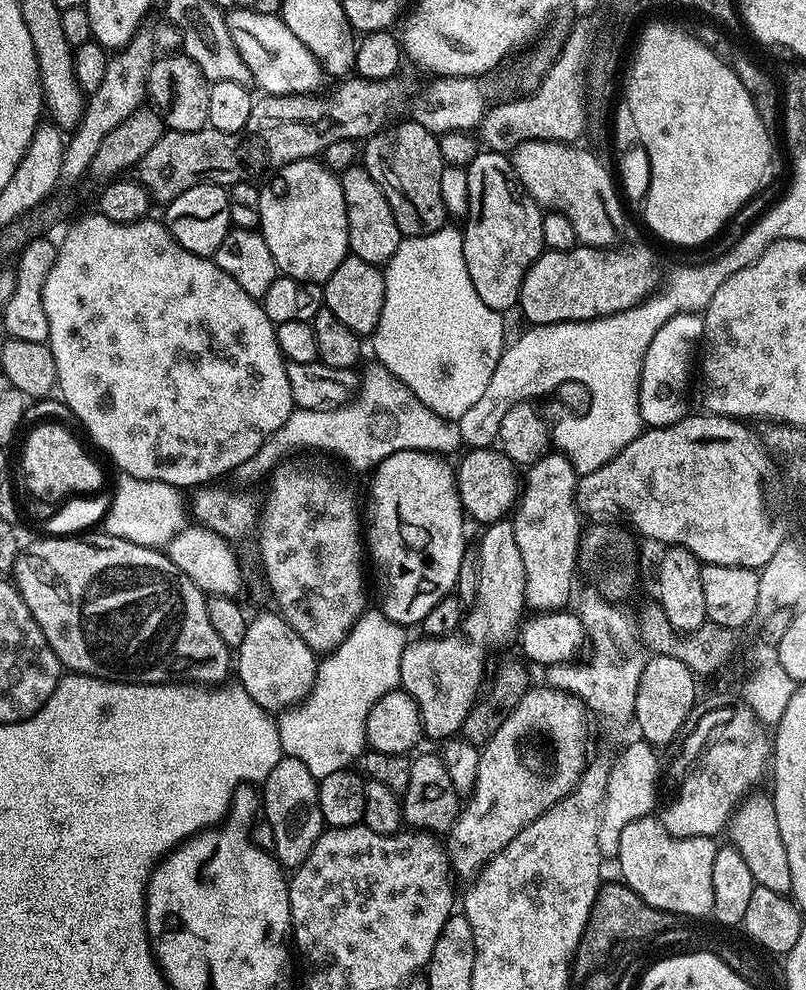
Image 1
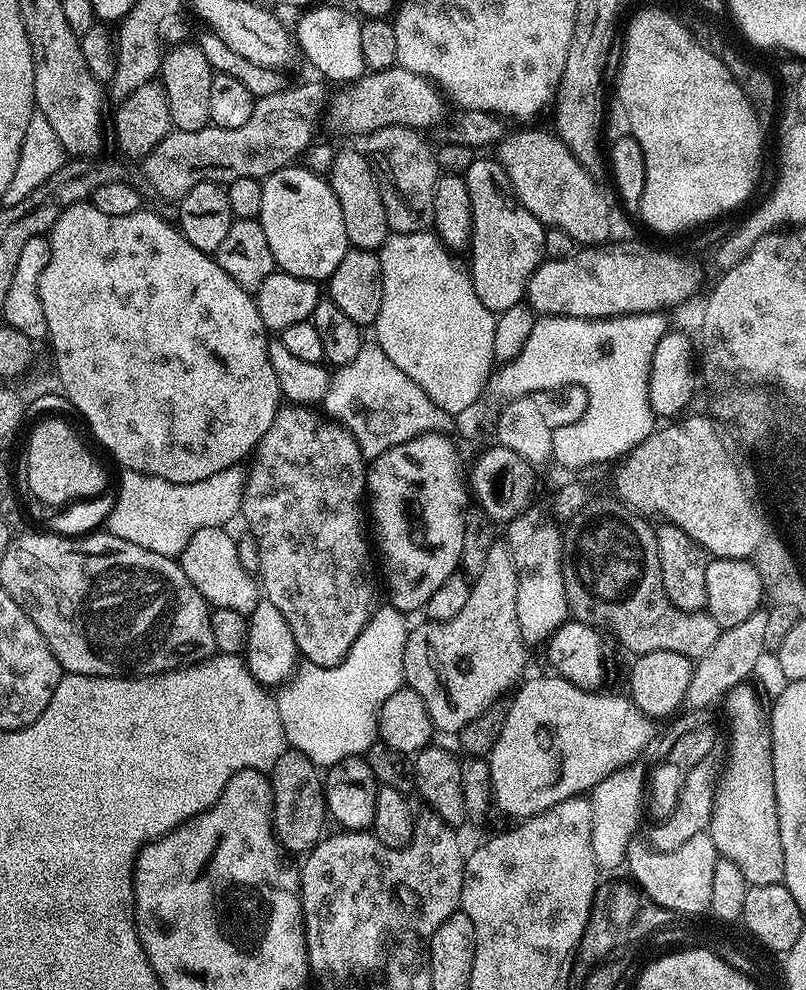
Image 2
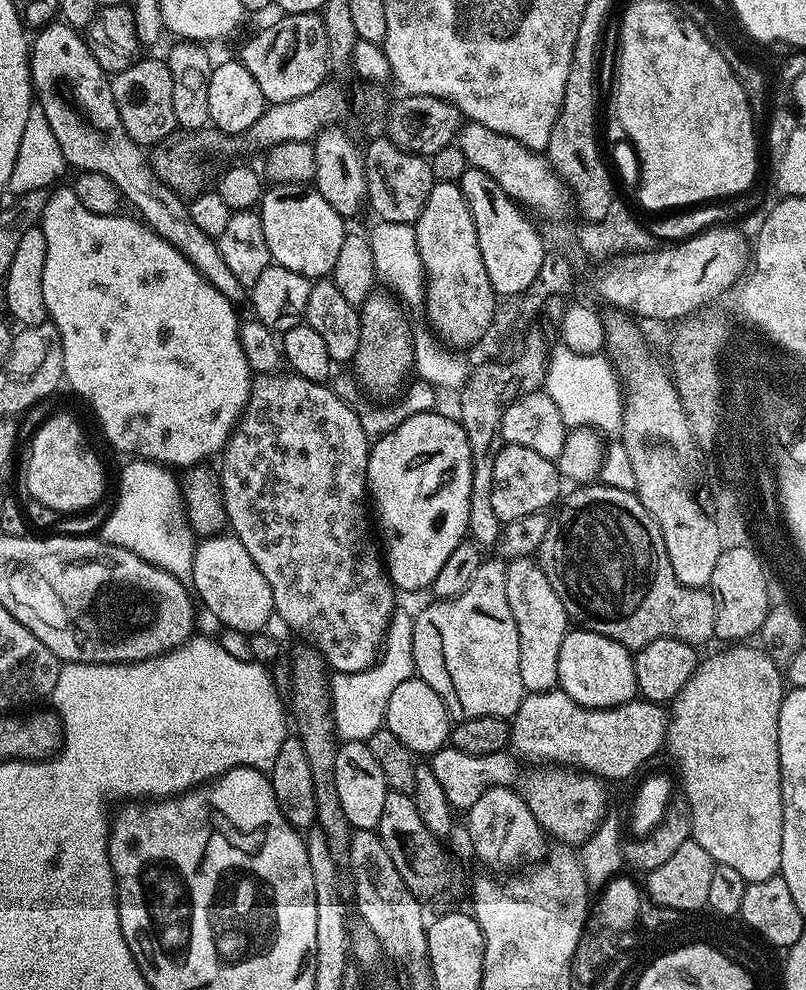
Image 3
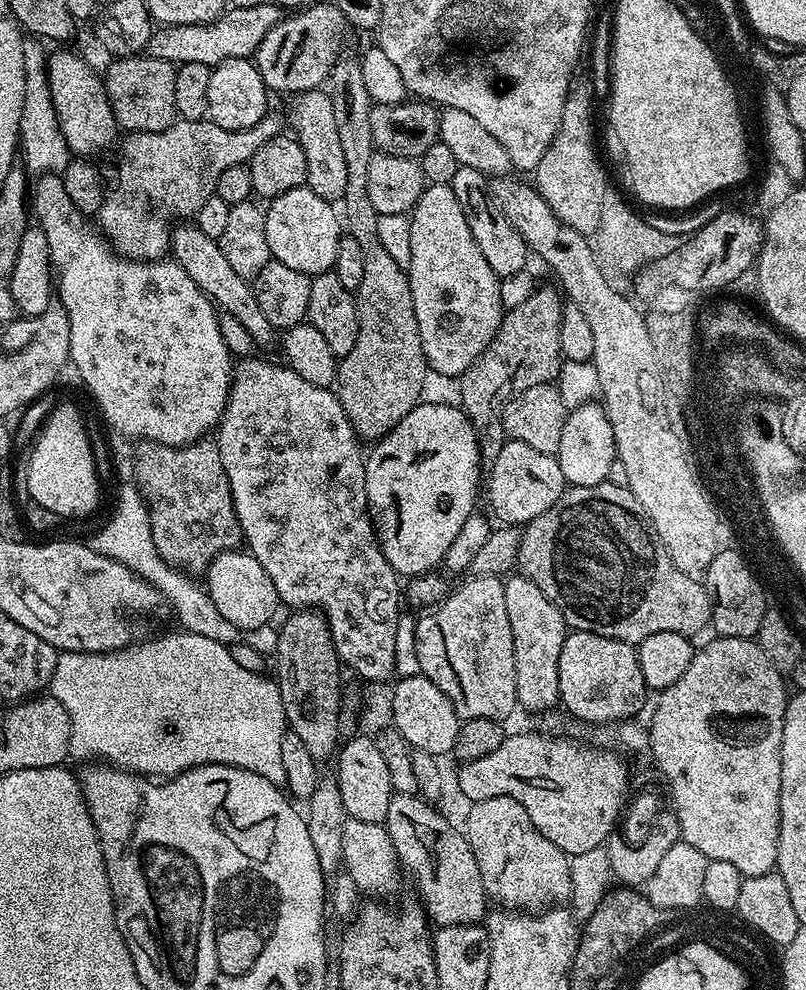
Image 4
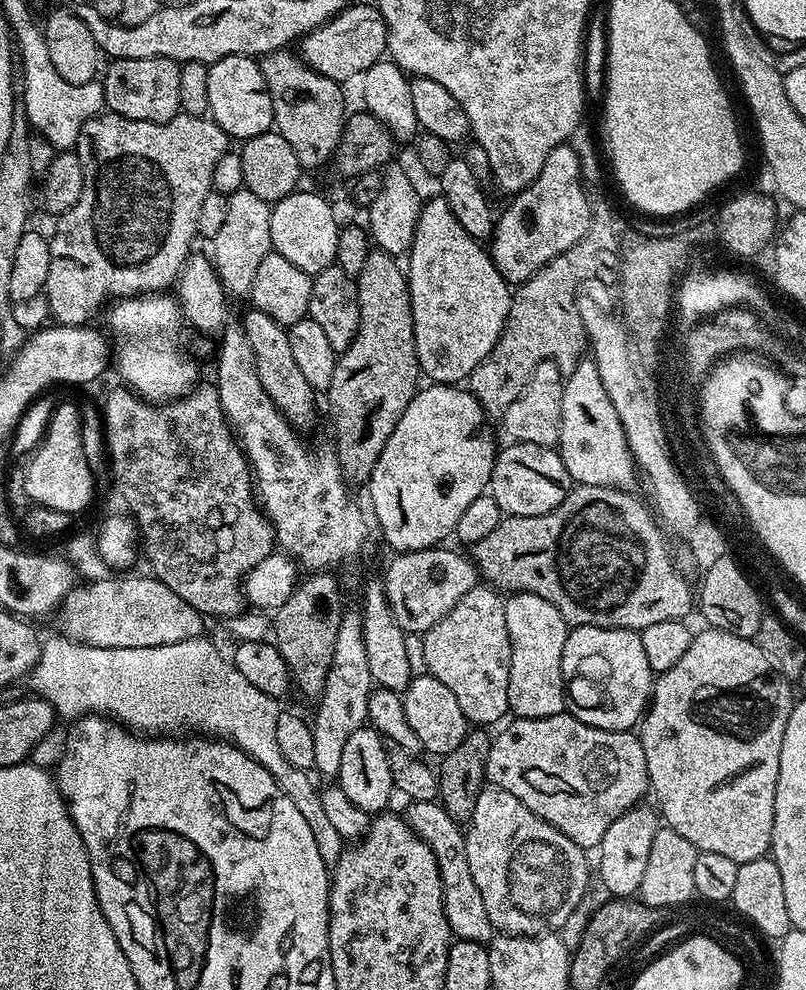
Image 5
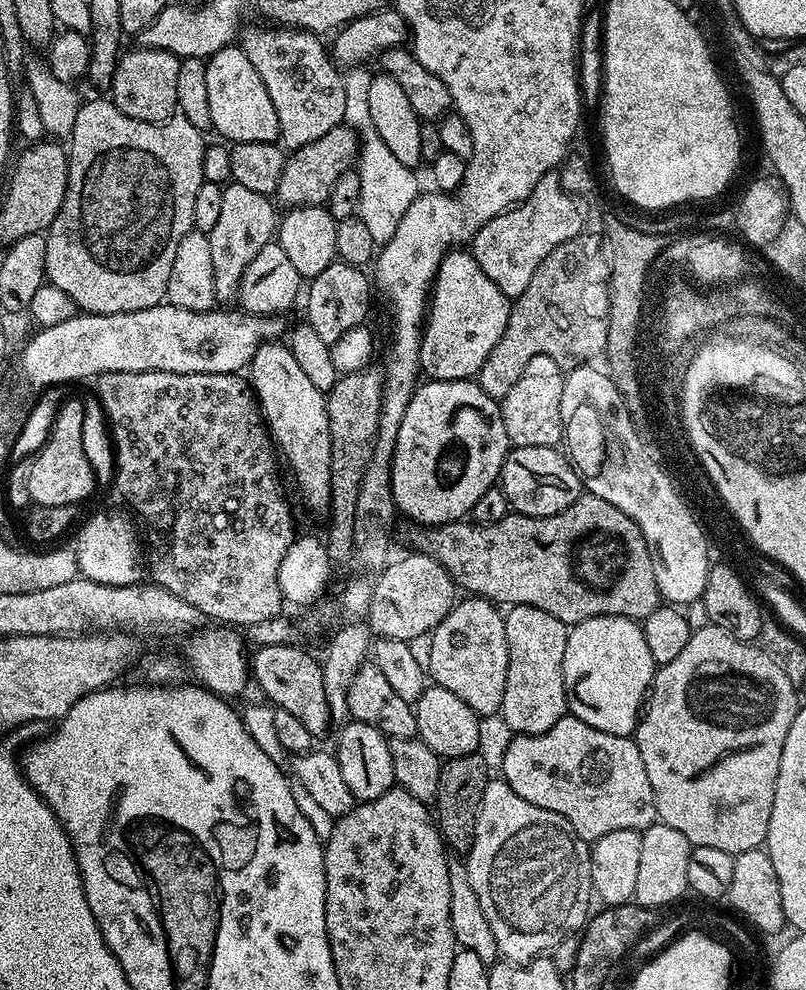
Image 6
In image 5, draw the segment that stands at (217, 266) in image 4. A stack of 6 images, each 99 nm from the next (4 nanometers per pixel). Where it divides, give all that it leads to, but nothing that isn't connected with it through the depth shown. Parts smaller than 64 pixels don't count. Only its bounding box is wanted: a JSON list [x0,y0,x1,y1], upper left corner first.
[242,310,317,429]

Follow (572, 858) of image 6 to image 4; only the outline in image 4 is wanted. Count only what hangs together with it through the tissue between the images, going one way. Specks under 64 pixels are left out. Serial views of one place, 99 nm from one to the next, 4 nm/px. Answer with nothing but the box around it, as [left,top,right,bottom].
[466,798,572,910]

